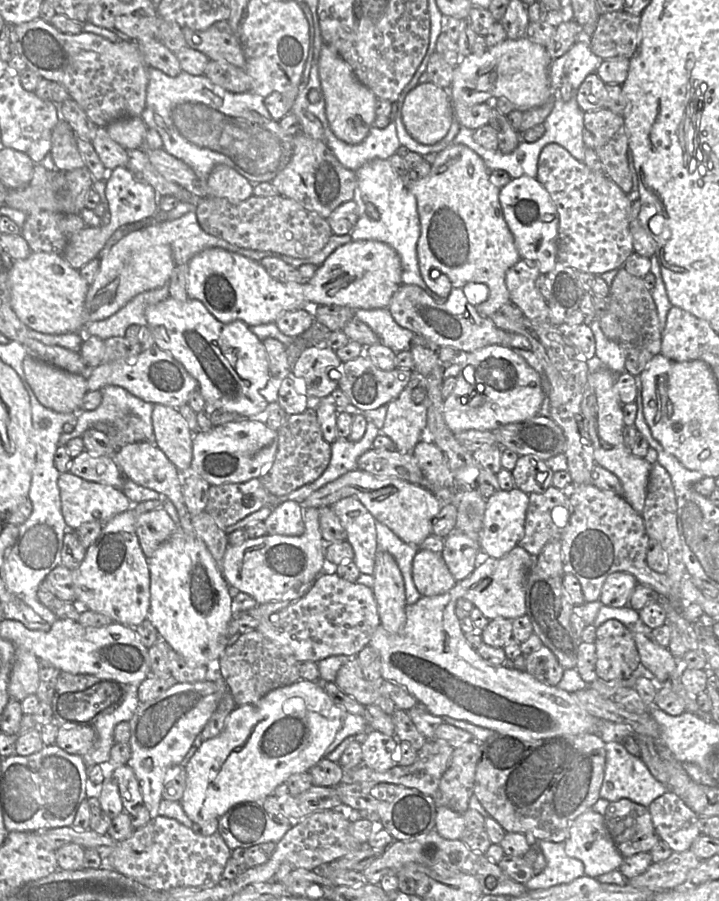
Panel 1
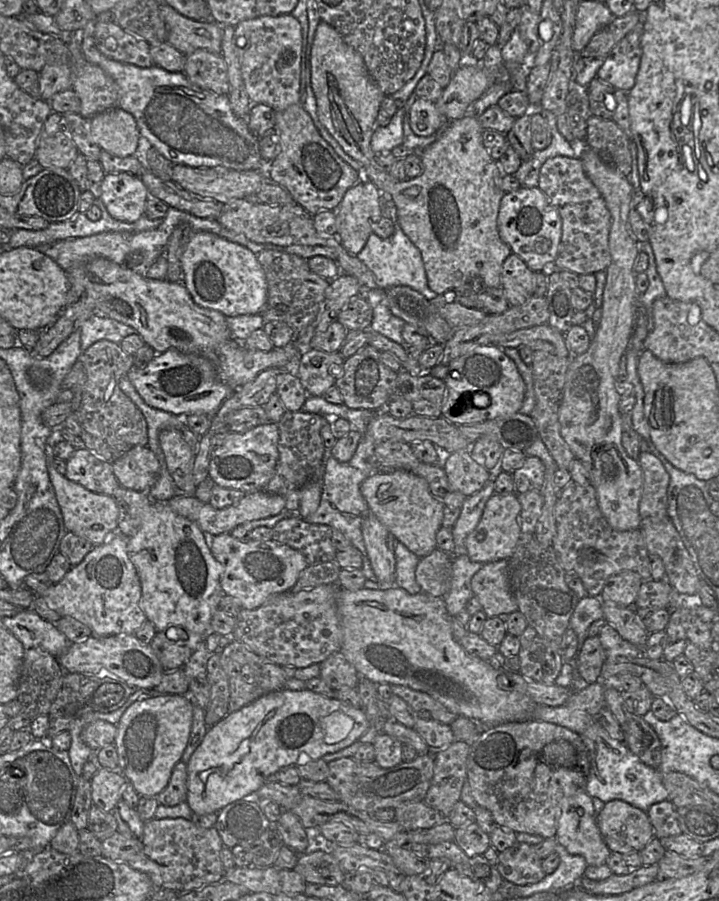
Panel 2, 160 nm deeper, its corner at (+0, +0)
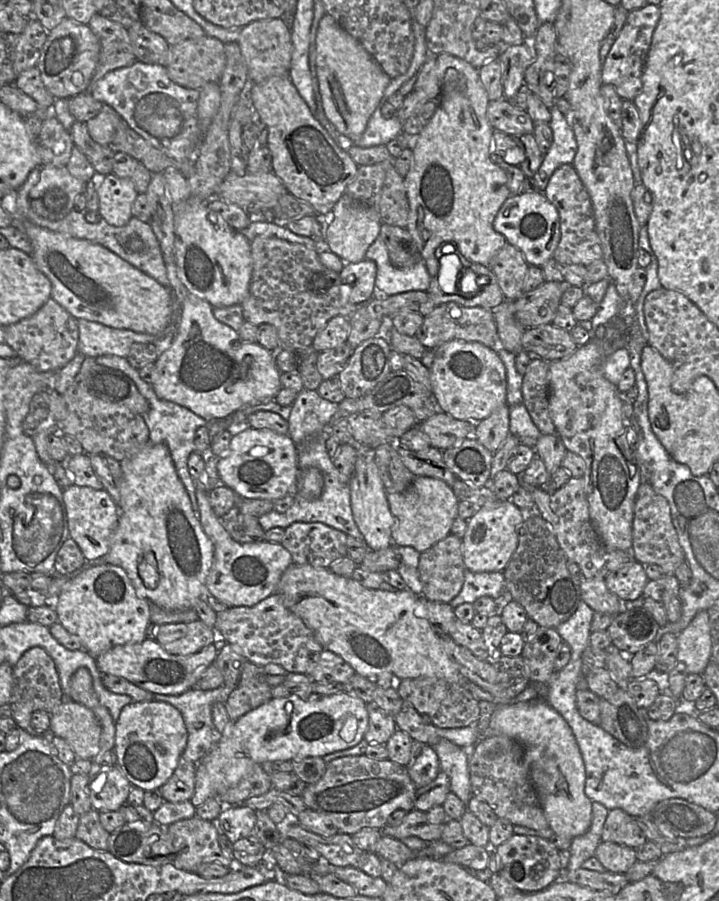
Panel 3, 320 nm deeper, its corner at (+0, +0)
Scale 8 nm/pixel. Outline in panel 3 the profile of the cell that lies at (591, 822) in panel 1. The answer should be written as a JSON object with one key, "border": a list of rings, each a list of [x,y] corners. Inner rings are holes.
{"border":[[[543,699],[497,705],[489,733],[507,736],[523,747],[532,784],[554,834],[573,839],[586,833],[592,821],[592,801],[584,792],[586,775],[579,746],[564,718]]]}

